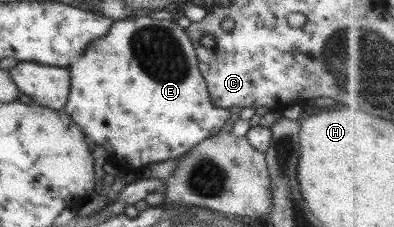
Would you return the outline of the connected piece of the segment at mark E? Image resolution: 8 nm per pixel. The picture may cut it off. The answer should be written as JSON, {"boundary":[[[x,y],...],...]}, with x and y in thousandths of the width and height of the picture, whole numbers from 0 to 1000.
{"boundary":[[[348,70],[284,93],[272,150],[231,176],[193,264],[170,291],[175,414],[157,480],[211,595],[236,617],[251,670],[330,775],[393,714],[452,696],[490,639],[548,599],[581,520],[581,480],[536,458],[520,357],[500,300],[490,198],[467,123],[442,88]]]}

